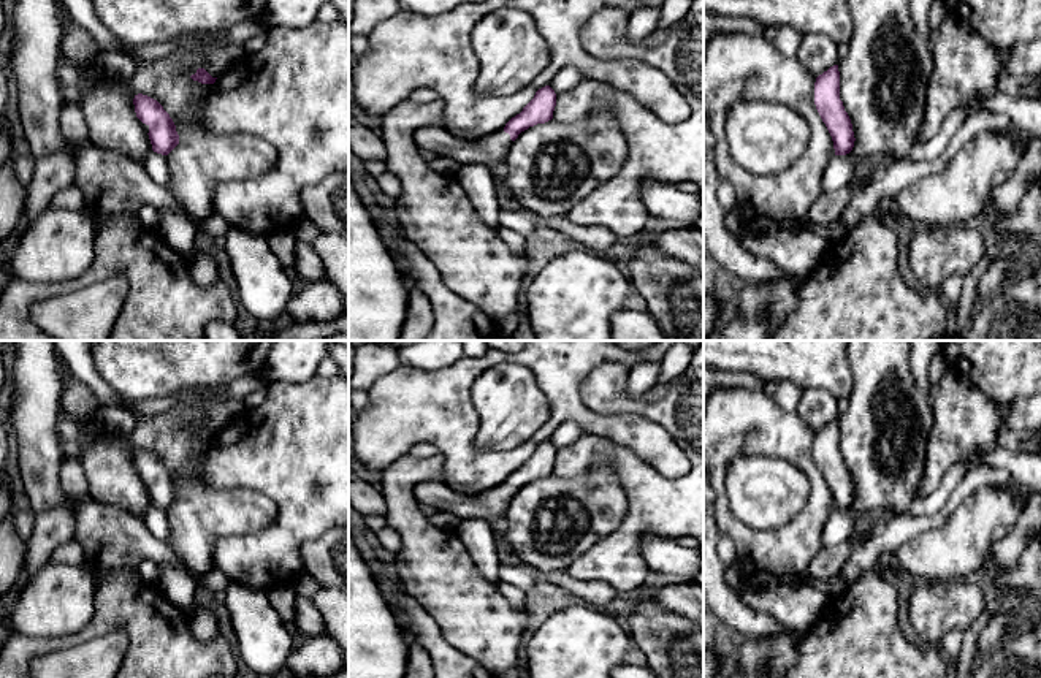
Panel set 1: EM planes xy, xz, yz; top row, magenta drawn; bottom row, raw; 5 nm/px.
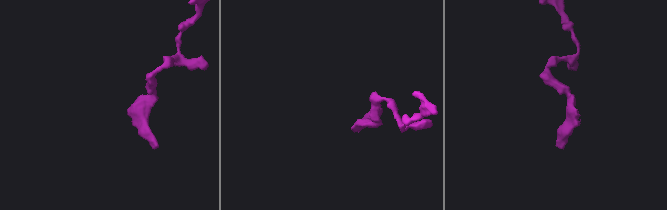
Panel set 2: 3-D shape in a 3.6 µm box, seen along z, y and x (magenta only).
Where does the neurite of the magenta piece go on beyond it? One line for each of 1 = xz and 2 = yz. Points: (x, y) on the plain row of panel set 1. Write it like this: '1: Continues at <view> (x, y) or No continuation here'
1: Continues at xz (490, 504)
2: No continuation here

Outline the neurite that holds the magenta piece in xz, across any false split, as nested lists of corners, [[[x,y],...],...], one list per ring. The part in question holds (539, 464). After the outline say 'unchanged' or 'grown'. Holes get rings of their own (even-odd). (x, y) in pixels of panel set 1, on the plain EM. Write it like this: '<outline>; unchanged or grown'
[[[550,440],[539,444],[534,453],[520,469],[512,472],[504,483],[479,494],[461,494],[445,482],[425,480],[414,488],[418,504],[426,504],[440,512],[450,512],[459,520],[479,518],[490,523],[494,531],[496,521],[507,510],[509,502],[518,489],[529,482],[545,478],[553,474],[556,448]]]; grown

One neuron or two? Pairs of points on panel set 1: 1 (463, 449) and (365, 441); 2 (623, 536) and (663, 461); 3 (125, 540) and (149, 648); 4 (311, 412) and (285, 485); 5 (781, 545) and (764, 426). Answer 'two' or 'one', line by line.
1: one
2: two
3: two
4: one
5: one

